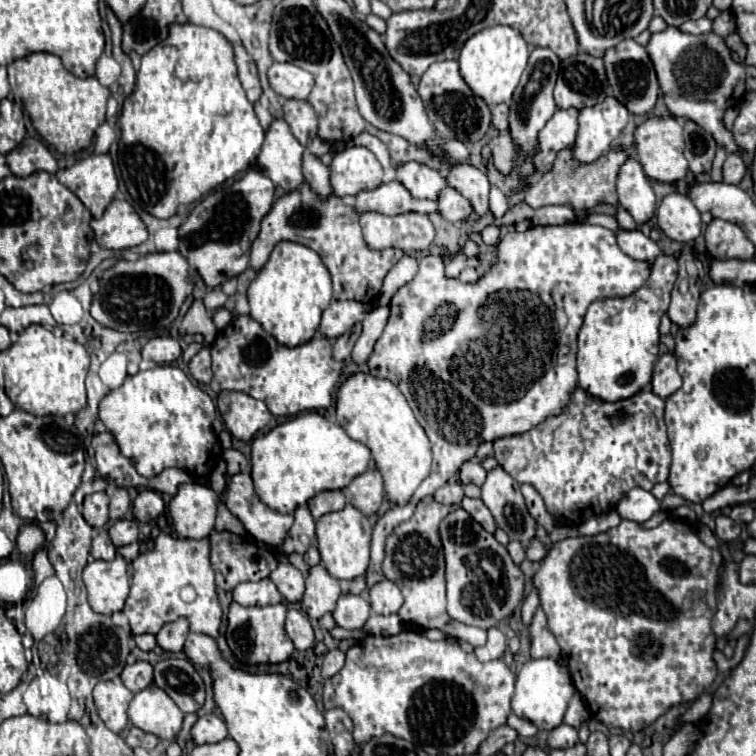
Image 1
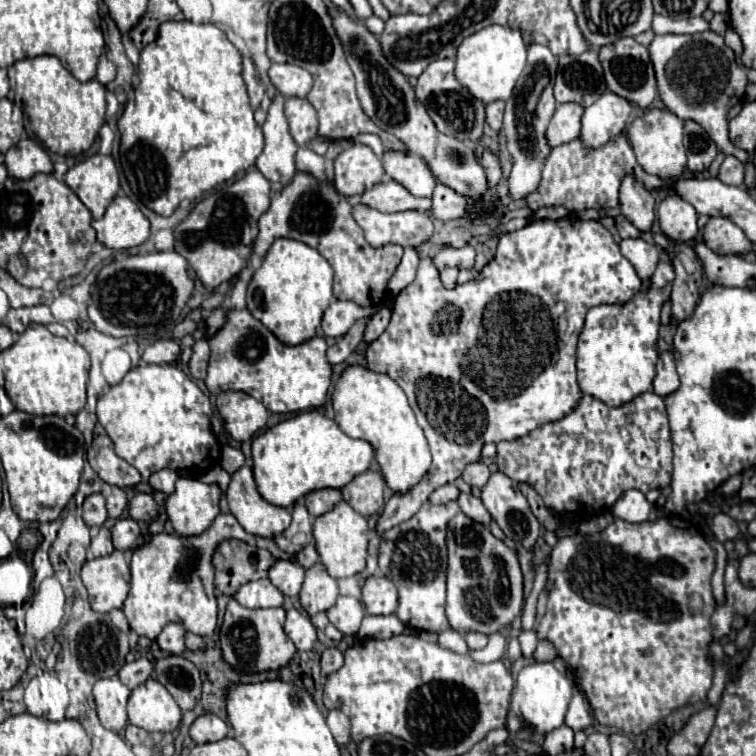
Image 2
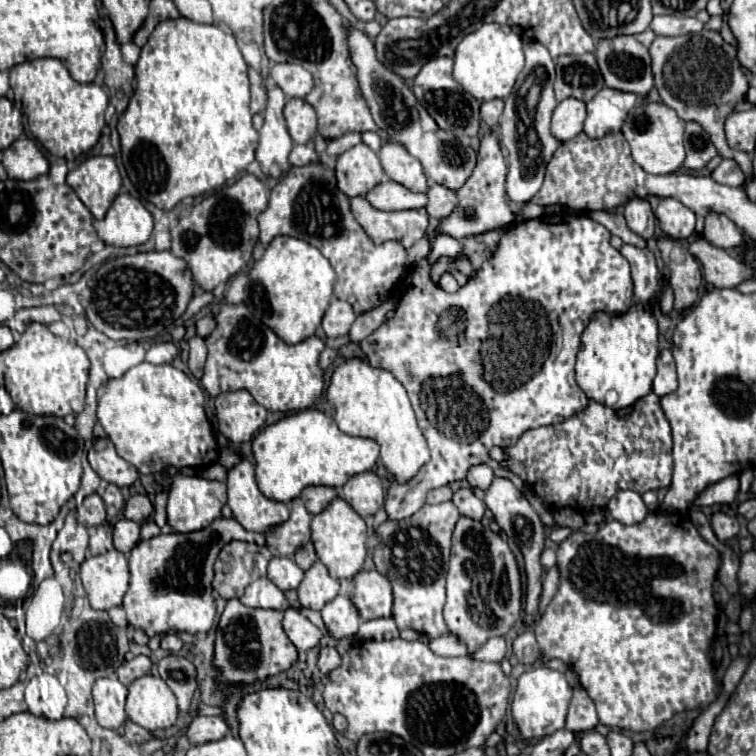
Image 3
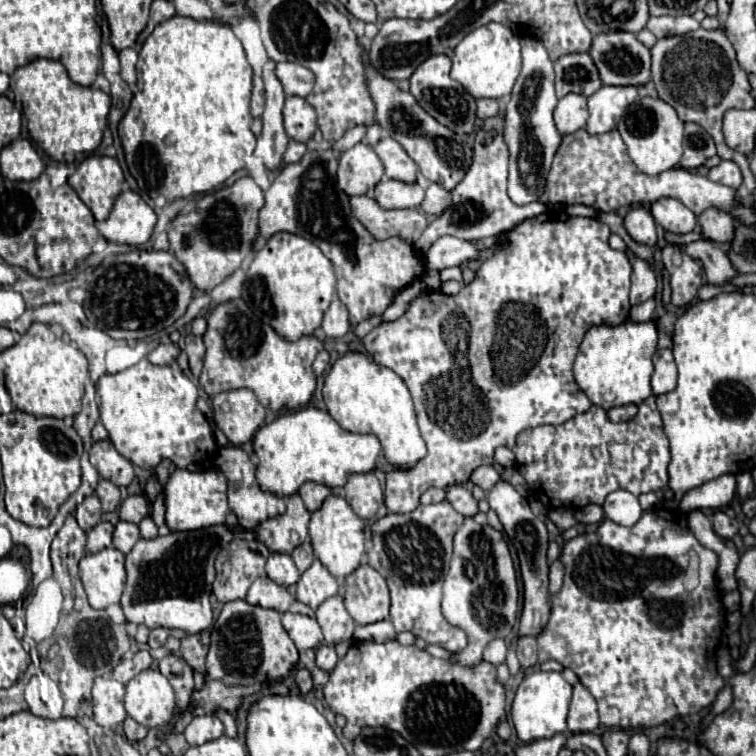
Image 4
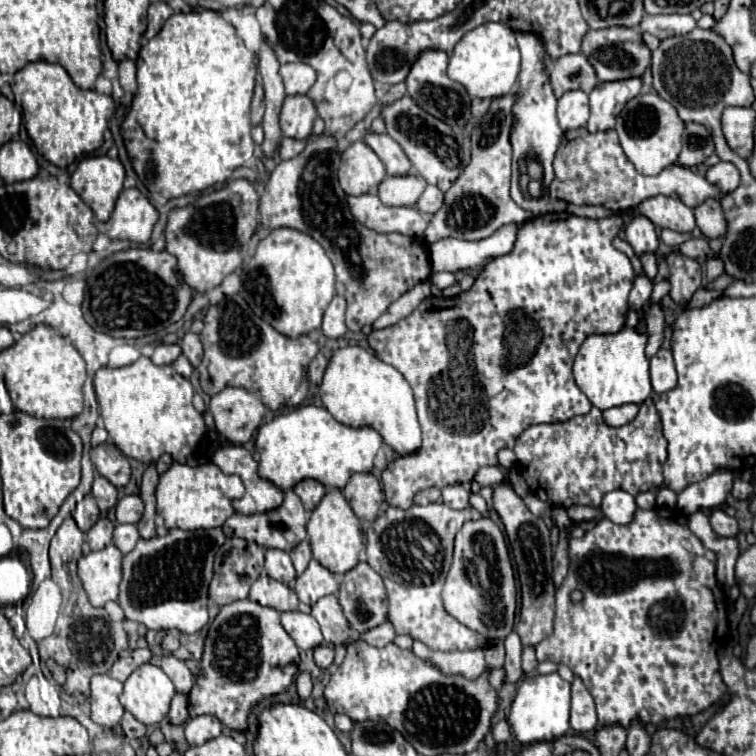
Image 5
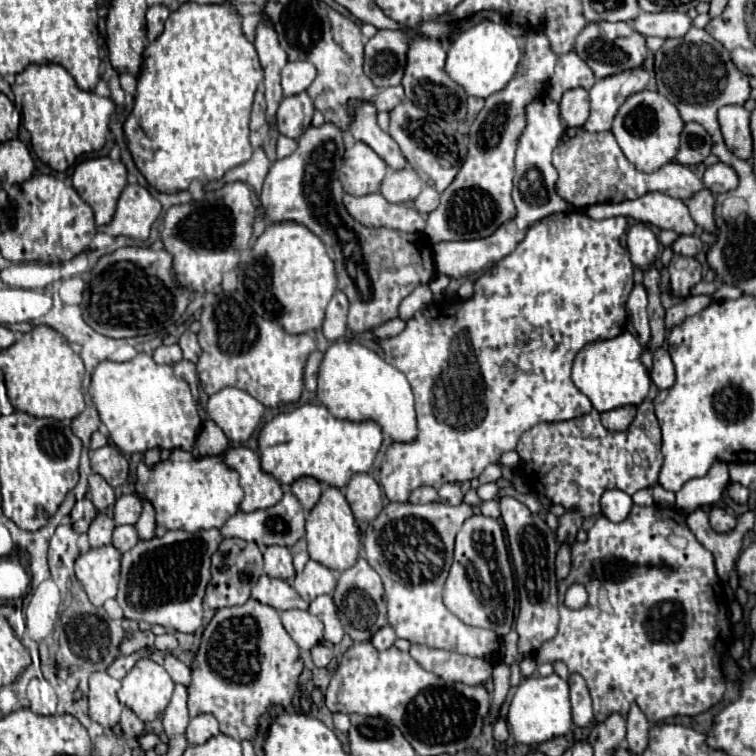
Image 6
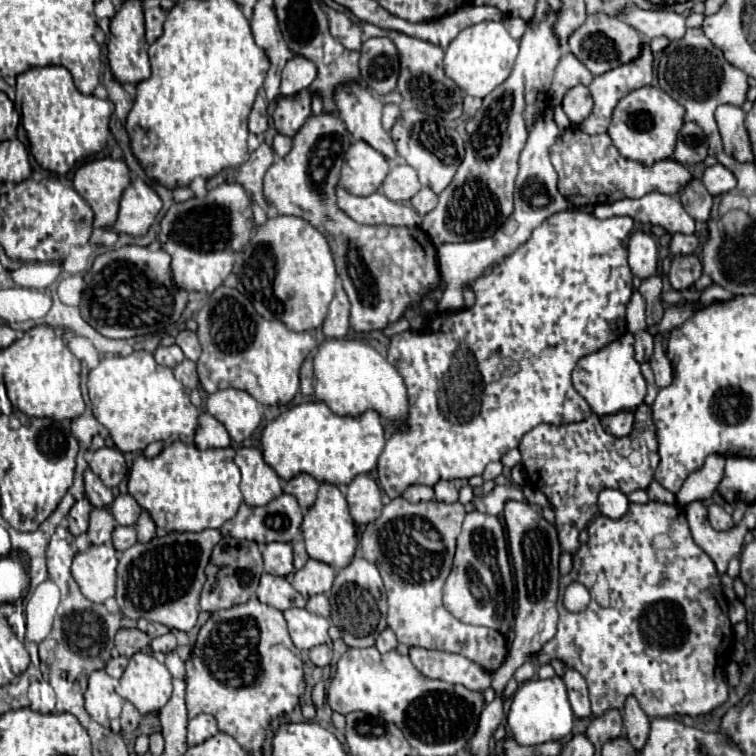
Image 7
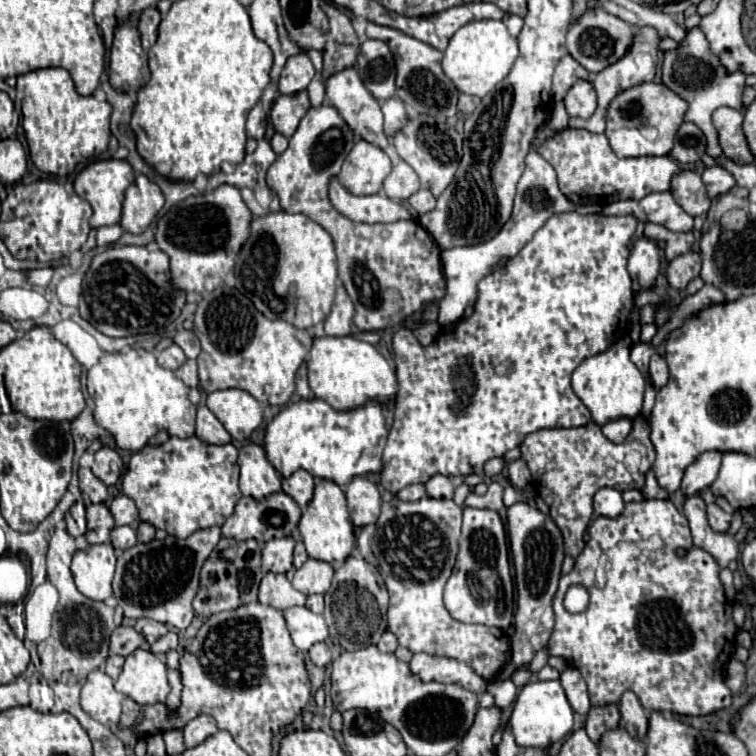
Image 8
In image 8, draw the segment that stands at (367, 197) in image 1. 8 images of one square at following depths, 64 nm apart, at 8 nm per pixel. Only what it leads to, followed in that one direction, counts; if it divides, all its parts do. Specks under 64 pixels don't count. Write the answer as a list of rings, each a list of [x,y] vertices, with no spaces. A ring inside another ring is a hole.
[[[400,160],[392,172],[388,174],[388,178],[384,180],[384,192],[388,198],[392,200],[406,200],[410,198],[416,190],[420,188],[418,182],[418,174],[414,172],[414,168],[410,164],[406,164],[404,160]]]

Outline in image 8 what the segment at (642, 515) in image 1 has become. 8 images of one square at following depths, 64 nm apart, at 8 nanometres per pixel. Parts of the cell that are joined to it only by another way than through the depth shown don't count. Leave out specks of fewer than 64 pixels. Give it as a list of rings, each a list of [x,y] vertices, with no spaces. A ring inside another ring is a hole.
[[[600,488],[596,494],[594,494],[594,500],[592,500],[592,508],[596,514],[600,516],[608,516],[608,518],[616,518],[622,514],[624,510],[624,500],[622,500],[622,494],[614,488]]]

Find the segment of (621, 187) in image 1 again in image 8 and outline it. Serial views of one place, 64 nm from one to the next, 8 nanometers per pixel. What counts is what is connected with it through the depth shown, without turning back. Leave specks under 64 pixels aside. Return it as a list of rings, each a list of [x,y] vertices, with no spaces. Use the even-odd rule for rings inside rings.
[[[640,238],[634,242],[634,248],[628,258],[628,272],[642,288],[652,288],[660,274],[661,260],[659,248],[654,240]]]

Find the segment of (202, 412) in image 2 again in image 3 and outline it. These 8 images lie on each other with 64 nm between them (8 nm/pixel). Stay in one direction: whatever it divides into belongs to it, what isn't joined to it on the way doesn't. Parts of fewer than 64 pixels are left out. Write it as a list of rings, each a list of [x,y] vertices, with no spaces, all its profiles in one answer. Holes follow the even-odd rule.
[[[140,362],[124,376],[104,384],[104,392],[98,400],[98,420],[114,442],[116,452],[144,476],[160,472],[166,464],[174,468],[208,468],[218,462],[220,448],[206,418],[204,404],[206,400],[200,386],[182,370],[172,364],[154,366]]]

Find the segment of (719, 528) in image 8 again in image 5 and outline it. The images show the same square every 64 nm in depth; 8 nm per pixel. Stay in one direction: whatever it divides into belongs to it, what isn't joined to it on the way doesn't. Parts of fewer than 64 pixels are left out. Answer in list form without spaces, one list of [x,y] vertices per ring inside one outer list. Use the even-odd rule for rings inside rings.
[[[714,510],[710,514],[710,524],[712,524],[712,530],[720,536],[736,536],[738,534],[736,518],[728,516],[724,510]]]

